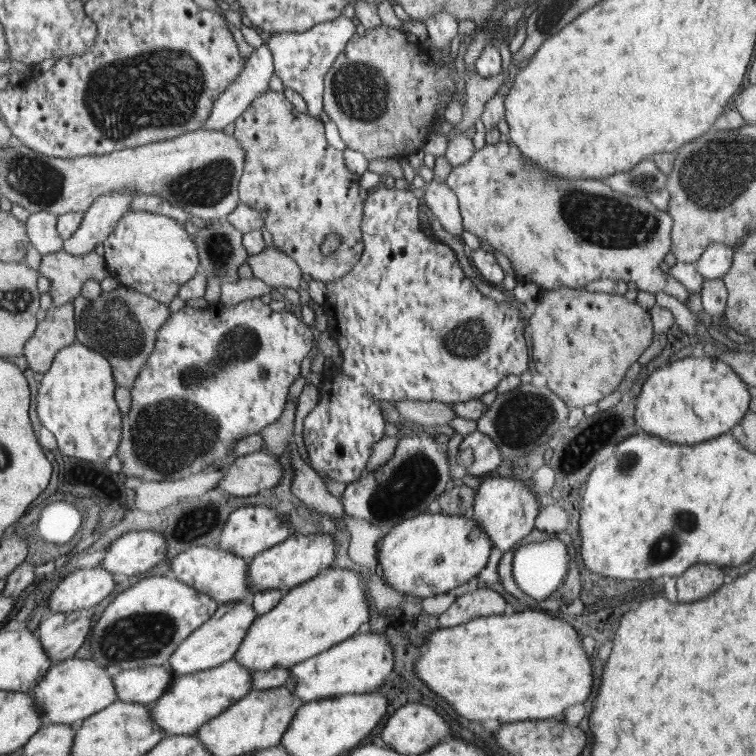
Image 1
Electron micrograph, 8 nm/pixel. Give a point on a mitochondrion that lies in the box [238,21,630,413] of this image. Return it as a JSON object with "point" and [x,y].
{"point":[360,93]}

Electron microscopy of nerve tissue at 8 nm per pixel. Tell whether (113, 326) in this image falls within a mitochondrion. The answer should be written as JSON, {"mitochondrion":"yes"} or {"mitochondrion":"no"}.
{"mitochondrion":"yes"}

